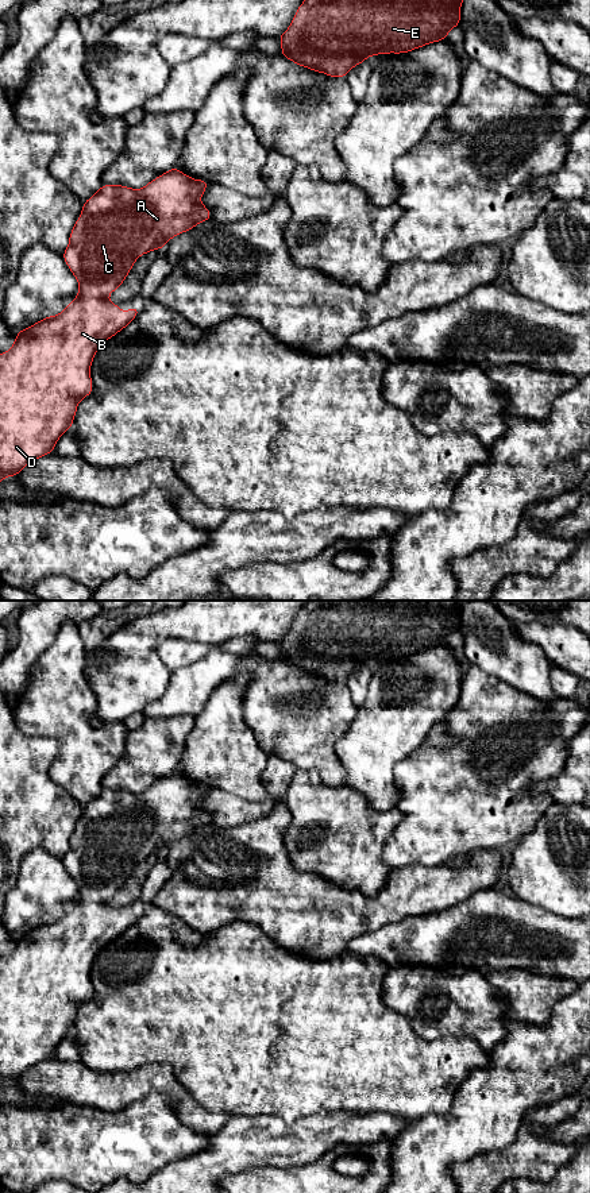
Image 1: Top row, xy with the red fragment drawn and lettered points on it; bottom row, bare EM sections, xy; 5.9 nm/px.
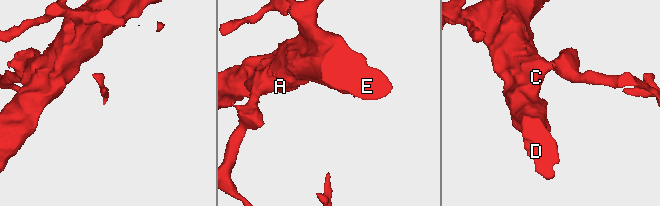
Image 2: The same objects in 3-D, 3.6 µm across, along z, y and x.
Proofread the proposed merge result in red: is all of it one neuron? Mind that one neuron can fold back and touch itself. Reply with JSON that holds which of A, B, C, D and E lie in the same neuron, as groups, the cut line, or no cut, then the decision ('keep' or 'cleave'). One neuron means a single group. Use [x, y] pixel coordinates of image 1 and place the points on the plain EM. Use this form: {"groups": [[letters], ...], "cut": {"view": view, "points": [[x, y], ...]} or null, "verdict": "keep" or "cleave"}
{"groups": [["A", "B", "C", "D", "E"]], "cut": null, "verdict": "keep"}

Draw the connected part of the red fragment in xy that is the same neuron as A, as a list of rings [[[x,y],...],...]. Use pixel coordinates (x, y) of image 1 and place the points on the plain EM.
[[[174,771],[143,794],[104,788],[84,806],[82,816],[69,841],[69,852],[62,857],[80,889],[78,899],[59,919],[16,937],[14,950],[0,958],[0,1086],[3,1082],[19,1080],[34,1065],[53,1058],[59,1042],[73,1031],[78,1007],[93,997],[90,969],[97,954],[140,918],[136,910],[123,916],[107,900],[122,891],[140,860],[161,854],[171,842],[212,823],[211,815],[200,806],[209,789],[204,784],[190,783]]]

